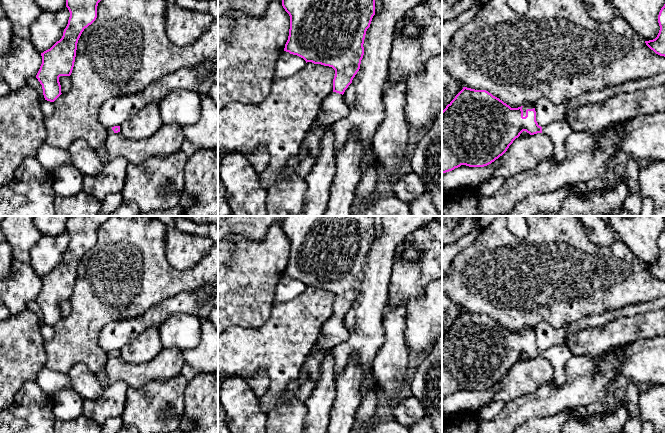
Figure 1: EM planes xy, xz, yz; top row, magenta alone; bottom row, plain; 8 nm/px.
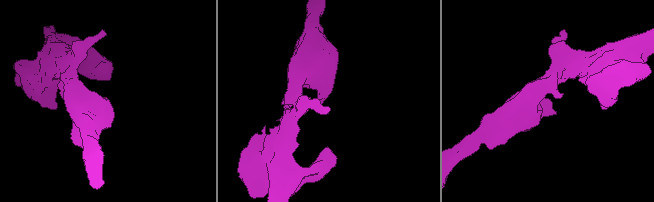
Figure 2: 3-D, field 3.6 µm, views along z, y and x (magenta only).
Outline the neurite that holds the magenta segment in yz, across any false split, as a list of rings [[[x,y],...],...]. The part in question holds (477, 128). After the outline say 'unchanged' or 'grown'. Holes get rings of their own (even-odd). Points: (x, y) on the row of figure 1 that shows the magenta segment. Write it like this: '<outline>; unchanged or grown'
[[[467,87],[442,111],[442,173],[466,165],[484,167],[502,156],[513,141],[526,131],[530,135],[543,133],[553,143],[553,153],[547,157],[551,162],[565,159],[565,142],[573,132],[566,120],[553,122],[545,127],[538,125],[534,105],[526,103],[518,108],[511,108],[486,90]]]; grown

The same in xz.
[[[282,0],[290,16],[290,29],[284,51],[303,58],[306,63],[321,64],[335,70],[333,92],[322,103],[323,114],[312,128],[328,127],[349,115],[343,94],[360,69],[364,39],[375,15],[375,0]]]; grown

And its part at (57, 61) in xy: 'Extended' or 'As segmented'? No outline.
As segmented

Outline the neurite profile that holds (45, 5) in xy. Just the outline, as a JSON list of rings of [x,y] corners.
[[[35,0],[42,11],[57,12],[66,7],[66,0]]]

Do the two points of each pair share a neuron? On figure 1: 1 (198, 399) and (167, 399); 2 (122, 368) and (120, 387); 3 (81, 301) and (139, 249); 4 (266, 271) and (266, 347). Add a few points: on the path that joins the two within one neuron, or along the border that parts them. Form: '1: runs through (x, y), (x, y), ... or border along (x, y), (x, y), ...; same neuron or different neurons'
1: border along (188, 381), (184, 392), (183, 416); different neurons
2: border along (129, 385), (122, 381), (115, 381), (107, 387); different neurons
3: runs through (95, 293), (125, 263); same neuron
4: border along (274, 302), (269, 318), (262, 325), (243, 327); different neurons

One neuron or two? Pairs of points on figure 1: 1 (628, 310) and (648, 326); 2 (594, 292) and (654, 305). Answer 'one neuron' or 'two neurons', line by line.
1: two neurons
2: two neurons

